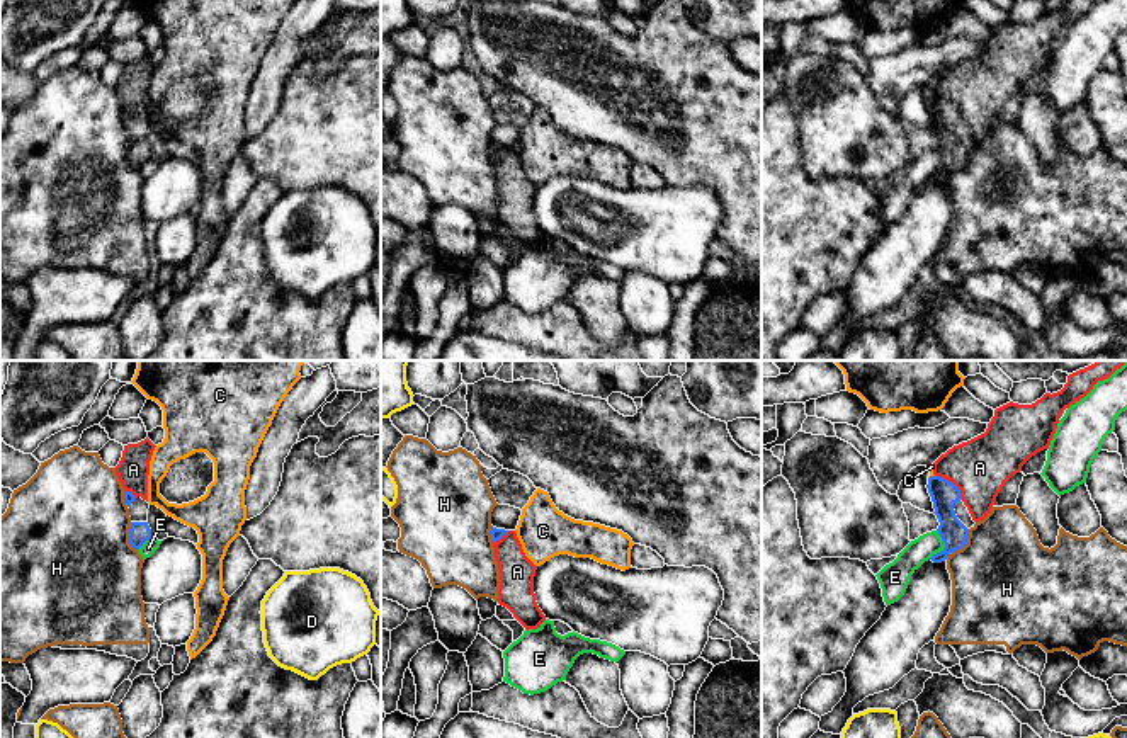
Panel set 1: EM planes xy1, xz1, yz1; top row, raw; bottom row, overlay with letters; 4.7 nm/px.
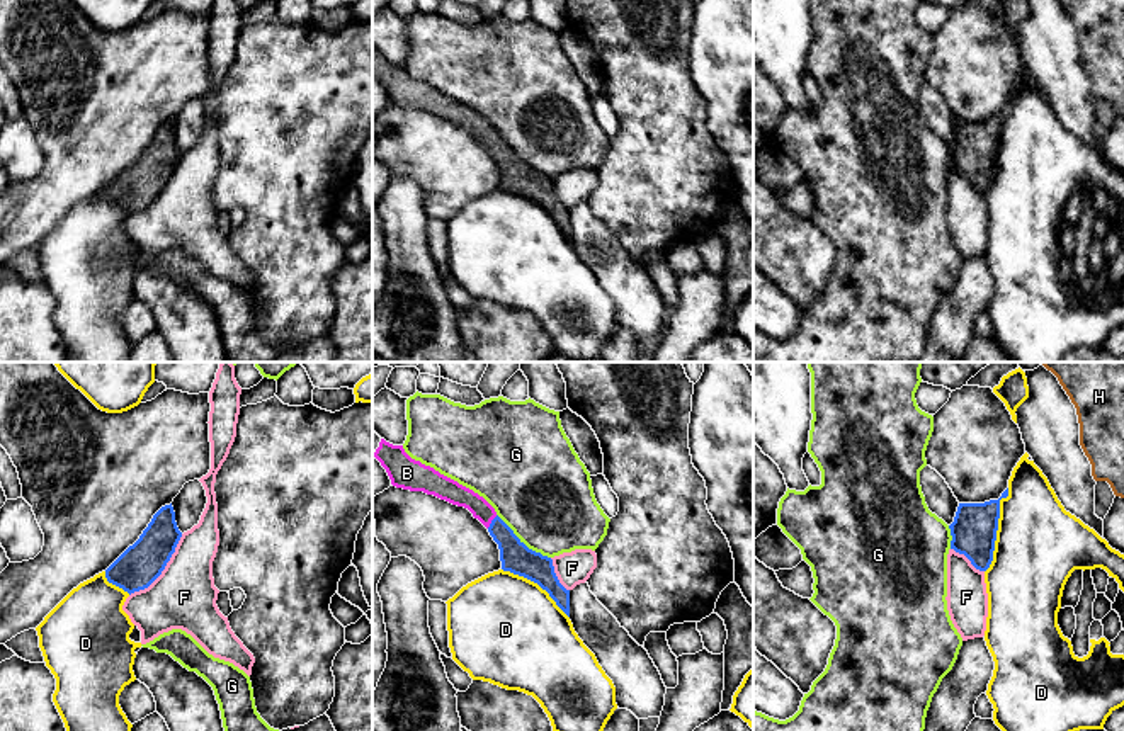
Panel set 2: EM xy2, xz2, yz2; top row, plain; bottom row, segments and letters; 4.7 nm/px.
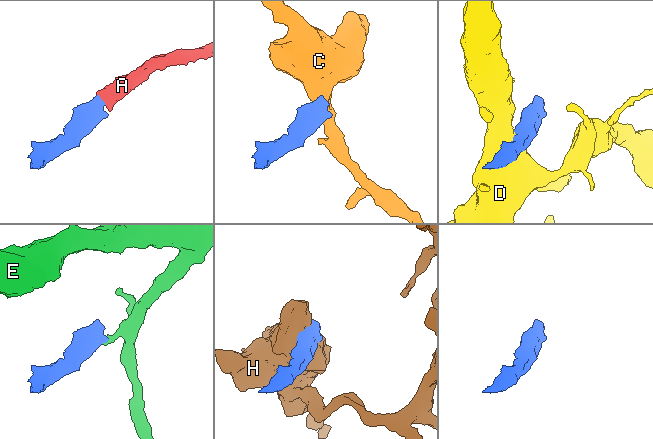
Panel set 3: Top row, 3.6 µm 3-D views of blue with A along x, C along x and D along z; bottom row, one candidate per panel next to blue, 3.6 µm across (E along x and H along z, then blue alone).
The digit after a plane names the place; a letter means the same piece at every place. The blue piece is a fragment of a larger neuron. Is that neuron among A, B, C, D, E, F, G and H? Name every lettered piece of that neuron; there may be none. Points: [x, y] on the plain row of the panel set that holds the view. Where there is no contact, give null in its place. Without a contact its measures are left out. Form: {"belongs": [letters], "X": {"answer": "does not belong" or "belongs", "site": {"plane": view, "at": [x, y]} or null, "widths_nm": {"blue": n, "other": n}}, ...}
{"belongs": ["A", "B"], "A": {"answer": "belongs", "site": {"plane": "yz1", "at": [952, 102]}, "widths_nm": {"blue": 130, "other": 280}}, "B": {"answer": "belongs", "site": {"plane": "xz2", "at": [492, 141]}, "widths_nm": {"blue": 150, "other": 100}}, "C": {"answer": "does not belong", "site": {"plane": "yz1", "at": [930, 96]}, "widths_nm": {"blue": 130, "other": 20}}, "D": {"answer": "does not belong", "site": {"plane": "yz2", "at": [997, 148]}, "widths_nm": {"blue": 220, "other": 400}}, "E": {"answer": "does not belong", "site": {"plane": "yz1", "at": [945, 165]}, "widths_nm": {"blue": 130, "other": 120}}, "F": {"answer": "does not belong", "site": {"plane": "xy2", "at": [164, 187]}, "widths_nm": {"blue": 200, "other": 300}}, "G": {"answer": "does not belong", "site": {"plane": "xz2", "at": [522, 162]}, "widths_nm": {"blue": 150, "other": 460}}, "H": {"answer": "does not belong", "site": {"plane": "xy1", "at": [130, 155]}, "widths_nm": {"blue": 100, "other": 500}}}

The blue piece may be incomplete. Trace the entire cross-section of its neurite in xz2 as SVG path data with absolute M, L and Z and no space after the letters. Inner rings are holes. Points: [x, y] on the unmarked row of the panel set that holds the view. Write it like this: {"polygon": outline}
{"polygon": "M374 49L372 75L386 88L393 105L423 110L452 124L468 128L498 163L502 189L537 202L570 236L570 209L559 202L553 178L529 168L483 116L440 94L434 87L412 78L403 65L386 61Z"}

